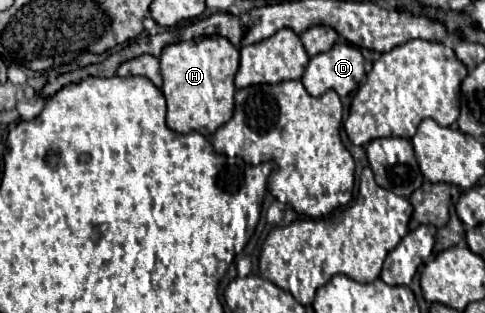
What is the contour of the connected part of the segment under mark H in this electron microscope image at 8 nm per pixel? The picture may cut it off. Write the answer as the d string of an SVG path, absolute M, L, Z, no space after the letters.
M200 36L168 44L160 54L162 92L168 102L166 124L176 132L200 132L210 138L234 110L234 74L238 70L238 48L224 36Z

